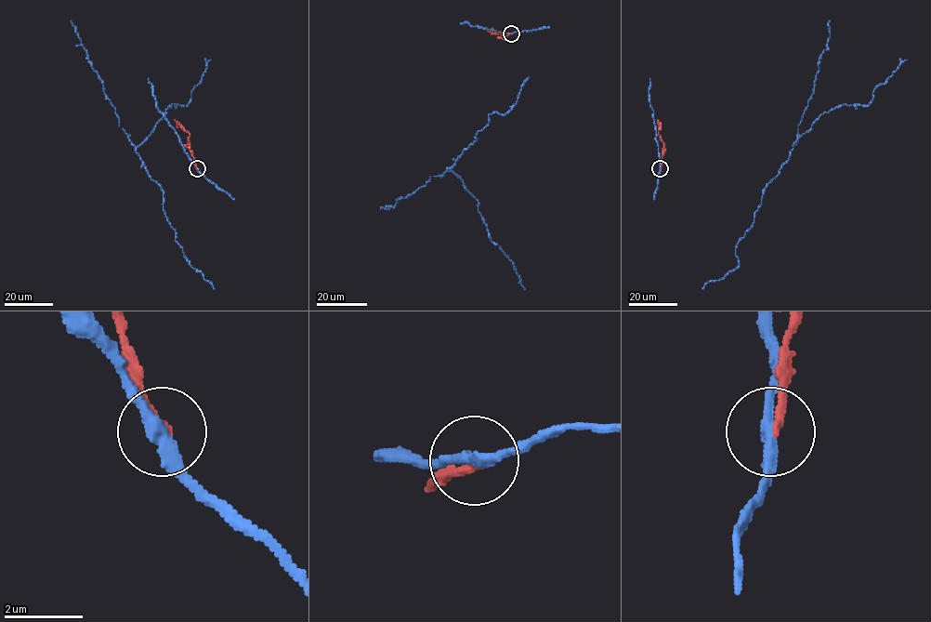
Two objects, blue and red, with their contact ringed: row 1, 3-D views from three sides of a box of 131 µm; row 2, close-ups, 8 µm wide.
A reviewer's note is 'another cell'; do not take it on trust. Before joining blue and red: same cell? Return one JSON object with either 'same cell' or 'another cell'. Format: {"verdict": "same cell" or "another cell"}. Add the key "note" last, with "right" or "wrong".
{"verdict": "another cell", "note": "right"}

